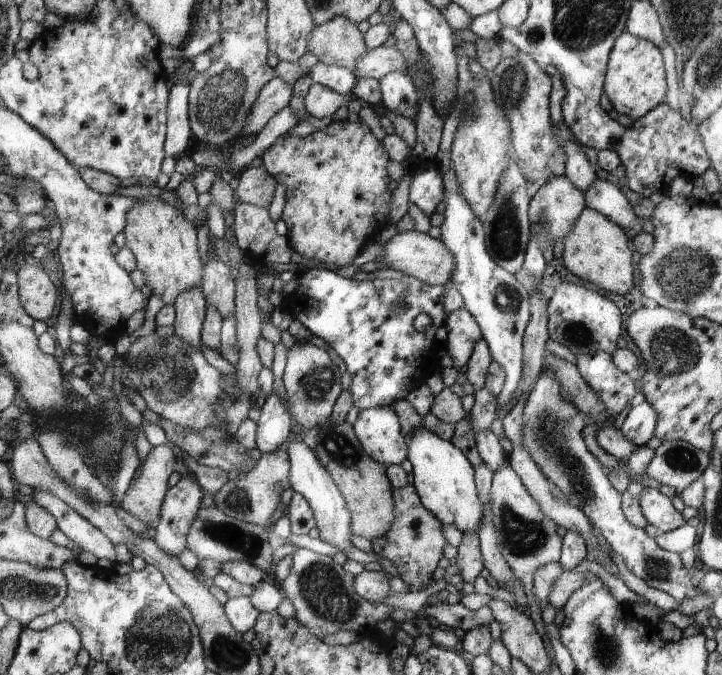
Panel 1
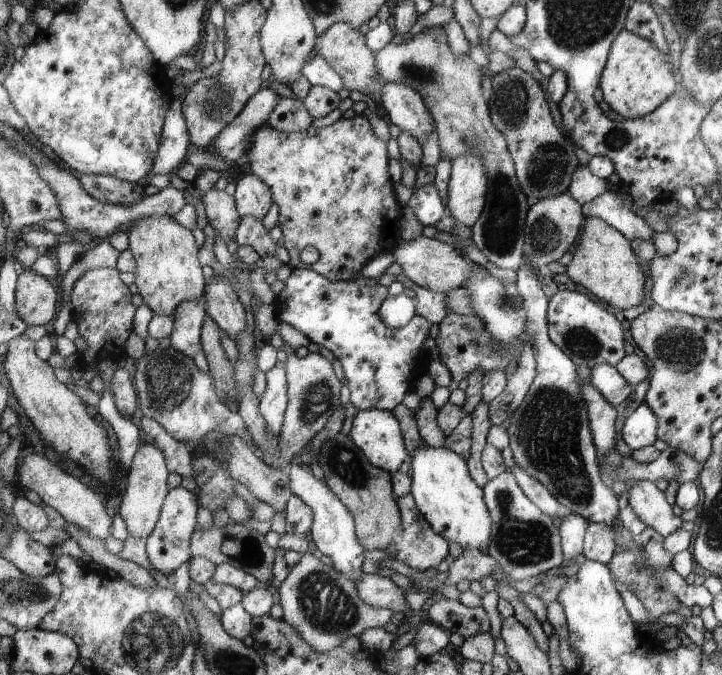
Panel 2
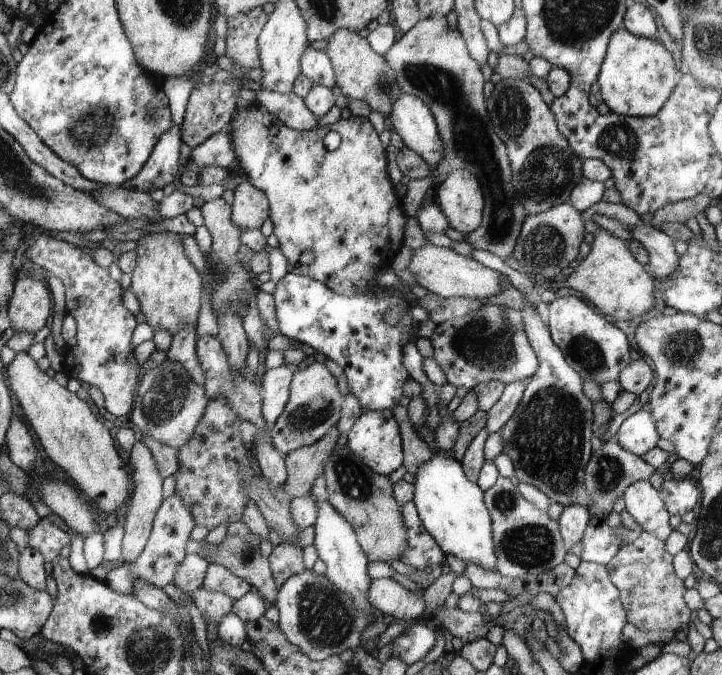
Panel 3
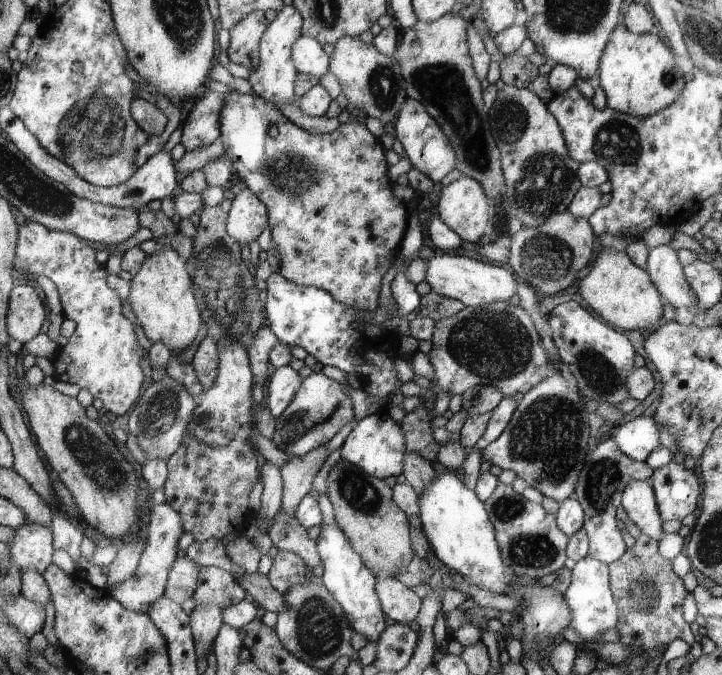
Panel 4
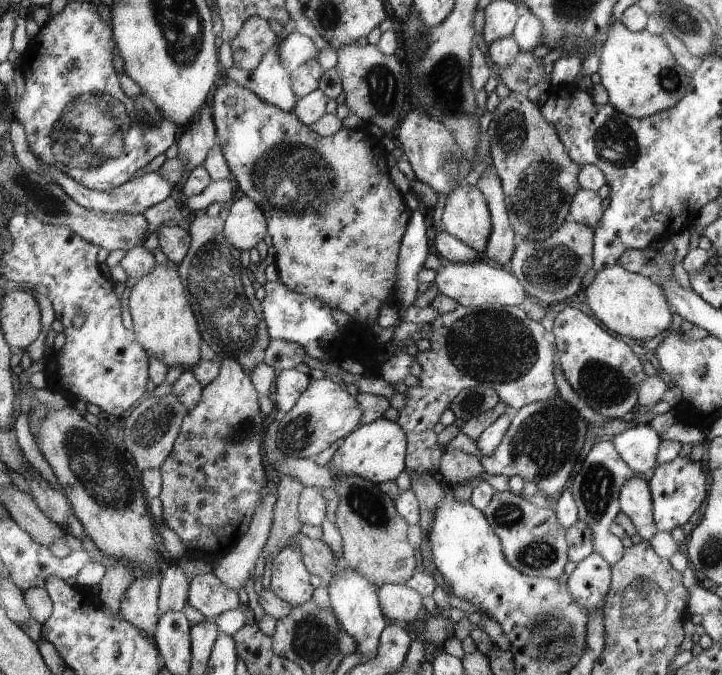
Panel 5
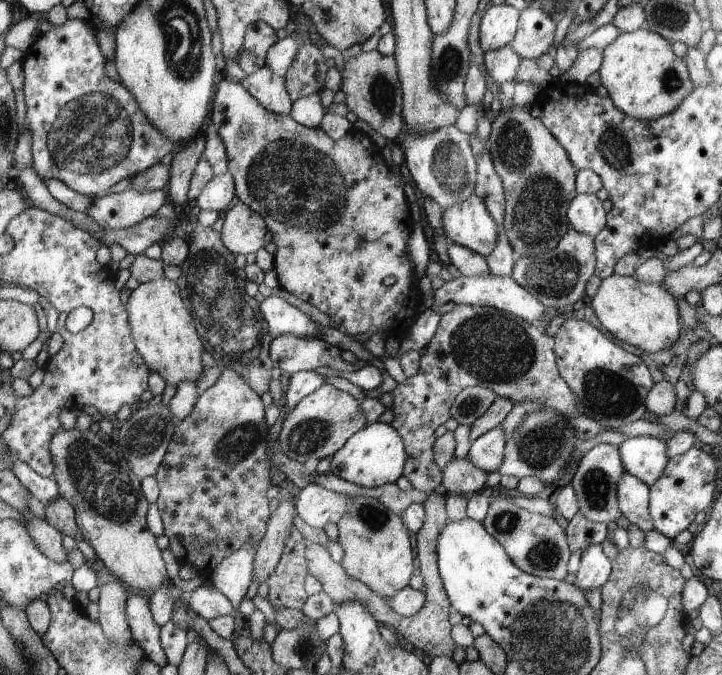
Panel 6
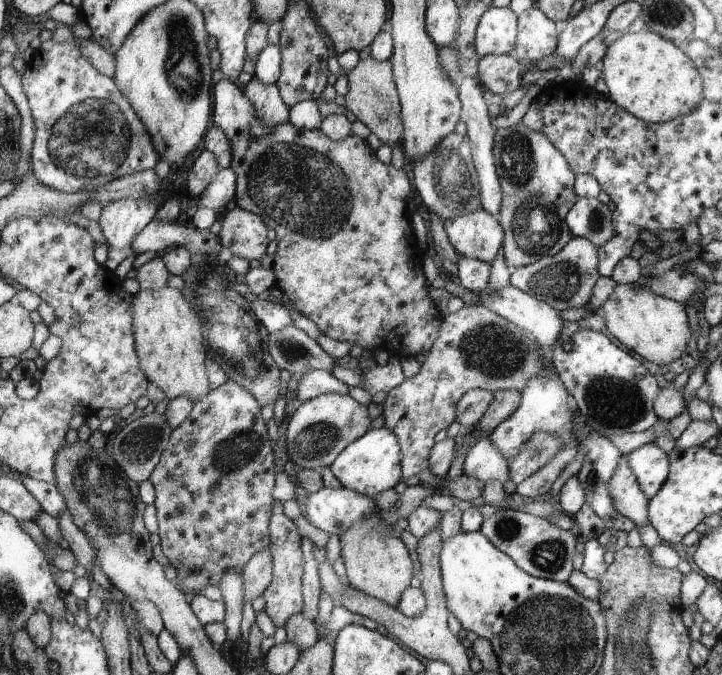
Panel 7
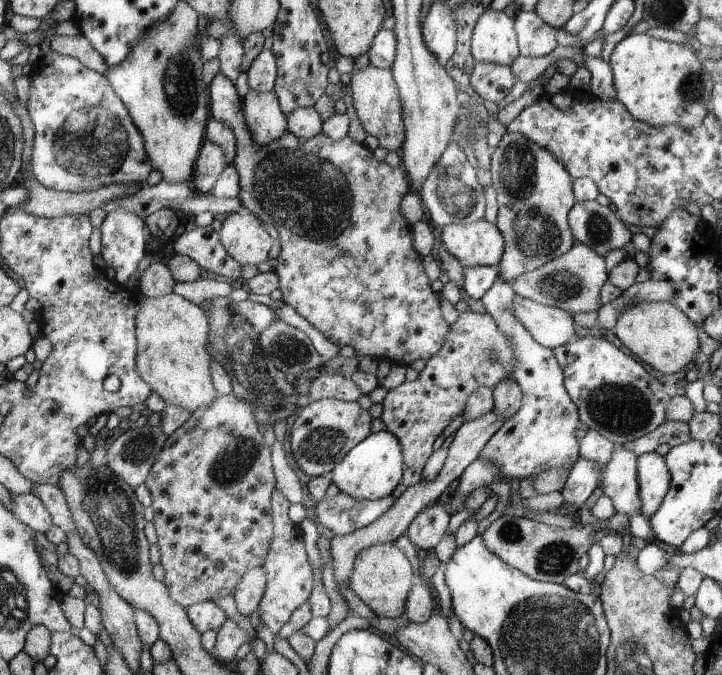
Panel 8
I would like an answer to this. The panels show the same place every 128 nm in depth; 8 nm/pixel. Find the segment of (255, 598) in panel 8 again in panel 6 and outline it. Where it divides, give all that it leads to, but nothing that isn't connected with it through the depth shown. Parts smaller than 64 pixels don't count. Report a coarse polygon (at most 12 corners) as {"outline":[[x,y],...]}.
{"outline":[[294,500],[280,503],[256,546],[253,581],[267,582],[291,530]]}

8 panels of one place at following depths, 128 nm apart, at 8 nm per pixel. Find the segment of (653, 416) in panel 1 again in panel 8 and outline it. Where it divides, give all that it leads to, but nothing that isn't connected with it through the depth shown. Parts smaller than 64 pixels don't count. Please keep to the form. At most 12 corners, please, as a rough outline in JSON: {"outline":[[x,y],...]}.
{"outline":[[637,458],[640,513],[655,516],[671,488],[666,459]]}

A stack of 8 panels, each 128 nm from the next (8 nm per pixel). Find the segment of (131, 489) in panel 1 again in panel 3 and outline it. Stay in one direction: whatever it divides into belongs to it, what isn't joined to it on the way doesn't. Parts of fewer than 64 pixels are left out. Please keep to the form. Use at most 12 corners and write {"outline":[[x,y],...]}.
{"outline":[[142,438],[127,455],[128,502],[121,563],[134,563],[164,501],[162,474]]}

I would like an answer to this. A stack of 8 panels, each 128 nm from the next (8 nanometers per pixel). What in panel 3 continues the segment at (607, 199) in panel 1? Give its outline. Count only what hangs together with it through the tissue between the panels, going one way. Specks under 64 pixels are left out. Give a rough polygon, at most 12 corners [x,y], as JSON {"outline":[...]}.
{"outline":[[649,224],[627,227],[648,252],[652,277],[676,270],[674,240]]}

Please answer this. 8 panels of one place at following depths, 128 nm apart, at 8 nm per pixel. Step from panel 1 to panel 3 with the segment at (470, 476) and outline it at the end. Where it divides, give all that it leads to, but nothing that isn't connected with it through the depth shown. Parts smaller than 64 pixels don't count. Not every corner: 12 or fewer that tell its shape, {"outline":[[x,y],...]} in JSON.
{"outline":[[434,452],[412,502],[444,554],[495,570],[486,492]]}

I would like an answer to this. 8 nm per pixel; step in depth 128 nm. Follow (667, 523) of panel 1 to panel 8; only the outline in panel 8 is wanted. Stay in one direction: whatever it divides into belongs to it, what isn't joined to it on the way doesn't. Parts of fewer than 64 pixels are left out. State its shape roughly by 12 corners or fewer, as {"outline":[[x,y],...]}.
{"outline":[[615,445],[601,478],[618,513],[640,513],[638,455]]}

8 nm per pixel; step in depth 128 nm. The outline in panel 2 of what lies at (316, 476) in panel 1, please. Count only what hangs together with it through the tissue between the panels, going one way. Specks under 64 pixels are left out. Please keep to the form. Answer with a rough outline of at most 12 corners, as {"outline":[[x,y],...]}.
{"outline":[[284,466],[312,509],[315,548],[356,585],[366,558],[351,511],[310,467]]}

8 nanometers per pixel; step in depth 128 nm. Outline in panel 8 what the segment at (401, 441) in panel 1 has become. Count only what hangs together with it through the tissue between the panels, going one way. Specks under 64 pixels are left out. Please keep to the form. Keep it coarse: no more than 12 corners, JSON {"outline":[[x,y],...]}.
{"outline":[[383,429],[356,445],[330,472],[355,499],[390,497],[406,464]]}

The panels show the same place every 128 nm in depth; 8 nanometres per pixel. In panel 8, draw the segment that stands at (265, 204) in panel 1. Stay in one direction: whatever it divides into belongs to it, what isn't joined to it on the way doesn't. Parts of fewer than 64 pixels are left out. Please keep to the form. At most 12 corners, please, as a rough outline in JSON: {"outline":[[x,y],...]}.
{"outline":[[250,212],[230,213],[219,238],[241,266],[262,264],[271,234]]}

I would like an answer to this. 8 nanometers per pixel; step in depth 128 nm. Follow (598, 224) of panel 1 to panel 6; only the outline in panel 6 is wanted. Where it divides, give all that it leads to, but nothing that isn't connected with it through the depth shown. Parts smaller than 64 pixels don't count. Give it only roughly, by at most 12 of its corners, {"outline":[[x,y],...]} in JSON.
{"outline":[[614,272],[592,308],[608,334],[650,354],[682,332],[662,284]]}

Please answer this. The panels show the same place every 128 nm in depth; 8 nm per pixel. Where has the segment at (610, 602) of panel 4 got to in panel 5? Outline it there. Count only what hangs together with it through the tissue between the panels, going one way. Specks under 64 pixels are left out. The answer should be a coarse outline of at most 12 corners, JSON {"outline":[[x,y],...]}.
{"outline":[[593,551],[566,580],[588,614],[600,611],[611,586],[611,565]]}

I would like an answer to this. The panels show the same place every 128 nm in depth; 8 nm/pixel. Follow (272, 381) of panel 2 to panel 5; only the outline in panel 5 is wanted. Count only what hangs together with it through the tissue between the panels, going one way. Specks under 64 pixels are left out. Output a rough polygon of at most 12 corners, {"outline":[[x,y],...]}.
{"outline":[[284,369],[276,383],[276,410],[285,415],[310,386],[311,376]]}

